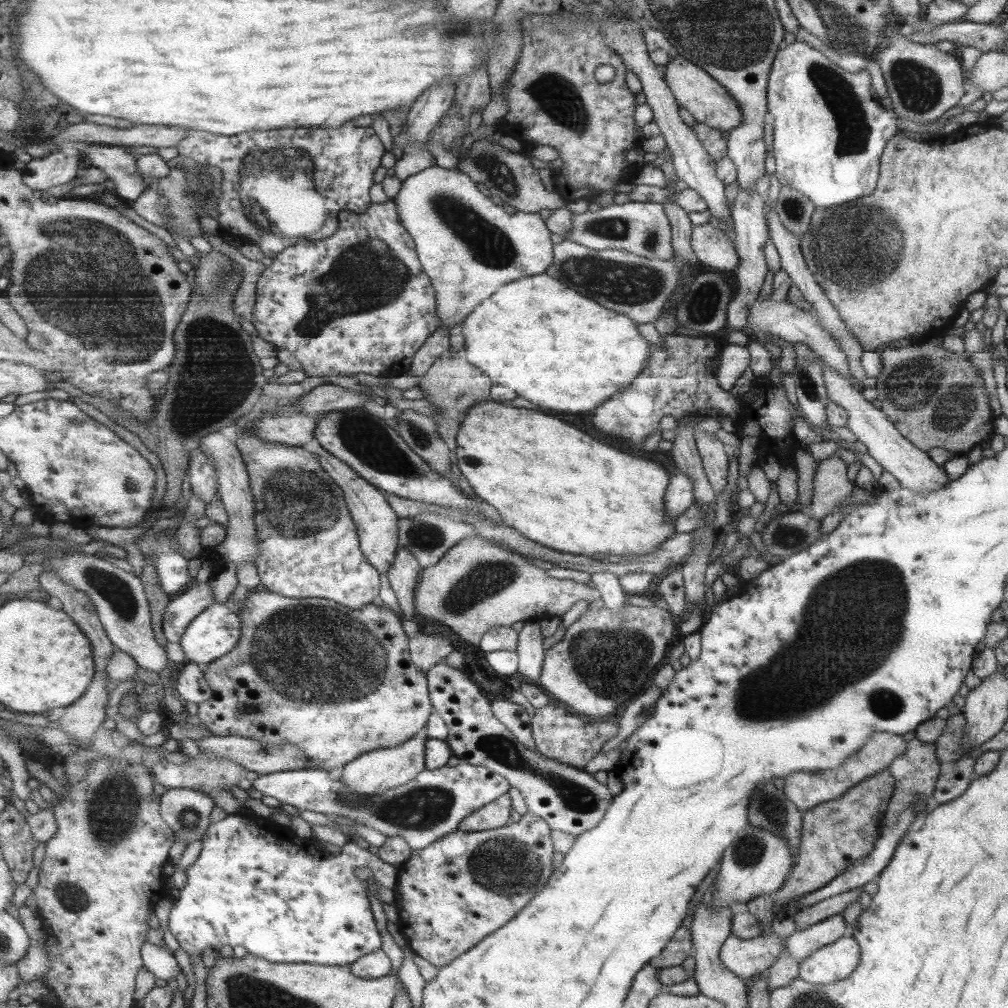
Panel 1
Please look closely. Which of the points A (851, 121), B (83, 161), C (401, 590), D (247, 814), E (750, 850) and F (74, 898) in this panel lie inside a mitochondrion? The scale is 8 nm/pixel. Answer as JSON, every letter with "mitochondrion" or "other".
{"A":"mitochondrion","B":"other","C":"other","D":"other","E":"mitochondrion","F":"mitochondrion"}

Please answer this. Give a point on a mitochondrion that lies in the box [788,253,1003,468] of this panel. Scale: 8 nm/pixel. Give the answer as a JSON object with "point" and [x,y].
{"point":[917,379]}

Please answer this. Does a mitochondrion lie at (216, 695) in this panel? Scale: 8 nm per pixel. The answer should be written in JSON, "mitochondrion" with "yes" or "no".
{"mitochondrion":"no"}

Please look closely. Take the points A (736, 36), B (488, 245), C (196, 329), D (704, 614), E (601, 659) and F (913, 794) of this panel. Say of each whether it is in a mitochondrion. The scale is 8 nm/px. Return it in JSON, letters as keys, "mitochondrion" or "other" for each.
{"A":"mitochondrion","B":"mitochondrion","C":"mitochondrion","D":"other","E":"mitochondrion","F":"mitochondrion"}

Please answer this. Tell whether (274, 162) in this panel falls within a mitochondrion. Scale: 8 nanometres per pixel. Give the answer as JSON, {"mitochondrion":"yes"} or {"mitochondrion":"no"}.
{"mitochondrion":"yes"}

